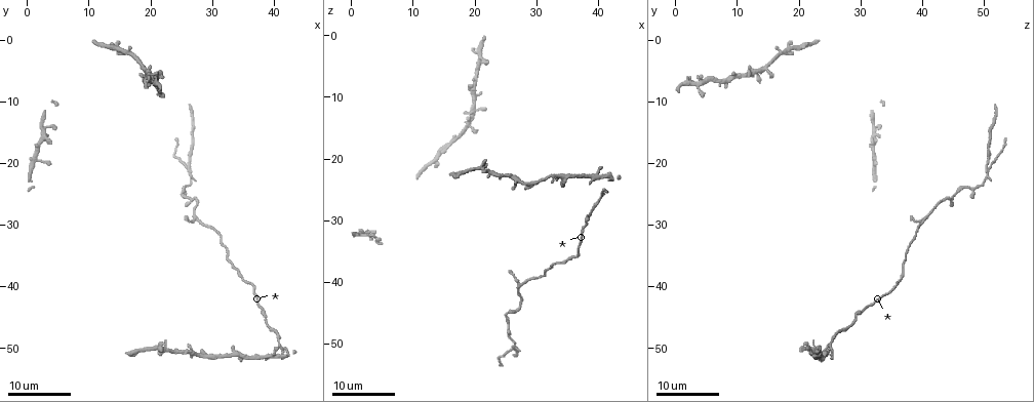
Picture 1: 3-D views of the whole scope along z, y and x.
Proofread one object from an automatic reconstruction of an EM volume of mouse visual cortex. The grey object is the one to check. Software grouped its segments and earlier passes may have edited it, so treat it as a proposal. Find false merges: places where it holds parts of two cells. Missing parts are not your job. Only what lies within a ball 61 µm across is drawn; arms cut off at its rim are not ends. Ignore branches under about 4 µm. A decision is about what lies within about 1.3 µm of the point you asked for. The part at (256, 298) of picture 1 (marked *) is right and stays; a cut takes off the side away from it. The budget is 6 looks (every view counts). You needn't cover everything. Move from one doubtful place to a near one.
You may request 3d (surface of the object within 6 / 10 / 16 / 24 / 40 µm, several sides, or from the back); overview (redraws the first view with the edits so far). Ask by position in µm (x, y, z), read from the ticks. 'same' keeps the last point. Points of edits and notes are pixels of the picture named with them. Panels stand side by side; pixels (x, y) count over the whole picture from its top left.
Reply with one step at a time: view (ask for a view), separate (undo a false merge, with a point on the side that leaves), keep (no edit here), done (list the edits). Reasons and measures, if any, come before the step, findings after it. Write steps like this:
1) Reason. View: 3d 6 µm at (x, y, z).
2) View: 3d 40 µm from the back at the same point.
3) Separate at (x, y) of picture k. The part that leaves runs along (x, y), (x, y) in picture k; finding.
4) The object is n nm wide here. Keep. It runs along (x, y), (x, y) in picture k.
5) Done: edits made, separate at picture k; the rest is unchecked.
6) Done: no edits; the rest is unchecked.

Three-way junction. View: 3d 16 µm at (27.0, 29.0, 40.5).

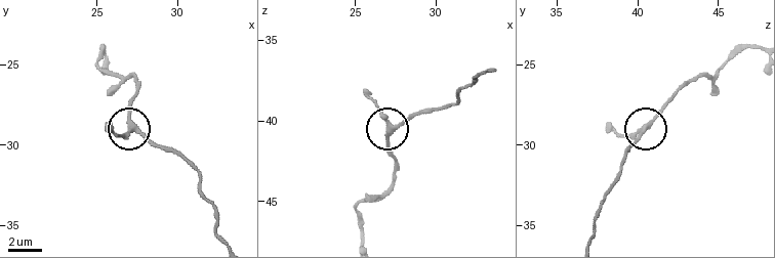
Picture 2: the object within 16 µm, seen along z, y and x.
View: 3d 10 µm at (27.1, 28.8, 40.5).

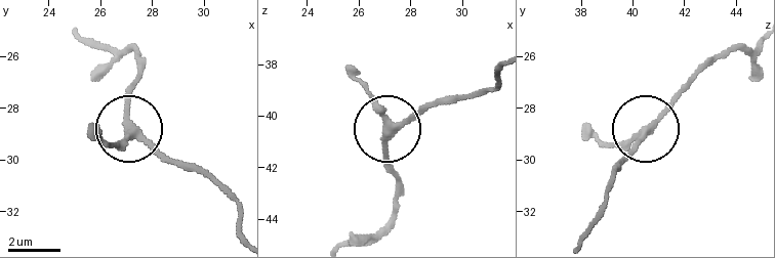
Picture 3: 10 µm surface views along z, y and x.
3 arms meet here. Keep. It runs along (499, 69), (490, 89), (417, 106), (392, 126), (389, 174) in picture 3; one cell here.

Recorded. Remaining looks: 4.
Calibre changes. View: 3d 24 µm at (25.0, 25.0, 45.5).

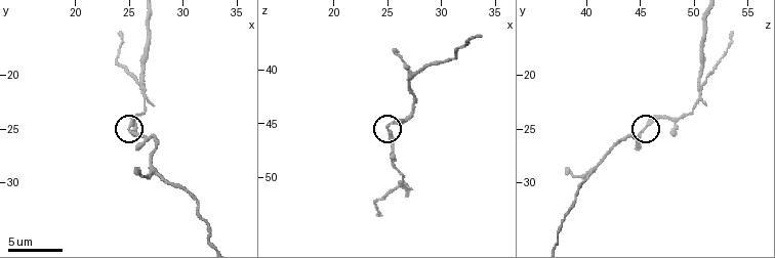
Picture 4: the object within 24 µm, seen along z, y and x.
View: 3d 6 µm at (25.4, 25.0, 45.0).

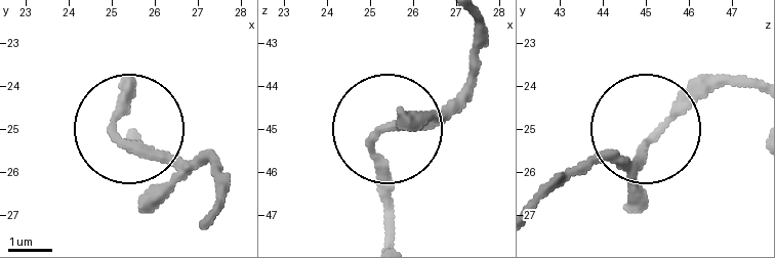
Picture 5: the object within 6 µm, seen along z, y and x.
The object is 170 nm wide here. Keep. It runs along (475, 27), (479, 59), (463, 92), (372, 147), (386, 210) in picture 5; all the same cell.

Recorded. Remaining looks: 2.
Thick turns thin. View: 3d 10 µm at (26.4, 22.0, 50.4).

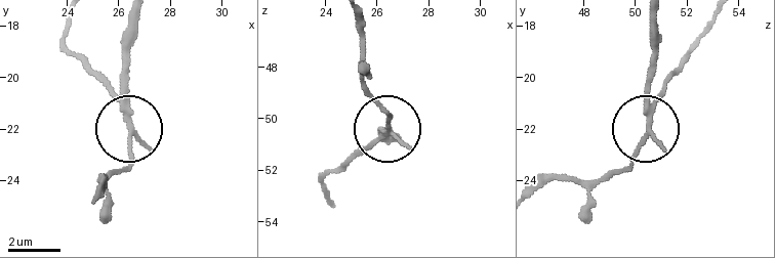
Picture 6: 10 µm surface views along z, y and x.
The object is 160 nm wide here. Separate at (126, 75) of picture 6. The part that leaves runs along (124, 114), (124, 37), (131, 16) in picture 6; two cells meet here.

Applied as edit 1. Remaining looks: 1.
Done: edits made, separate at picture 6; the rest is unchecked.

